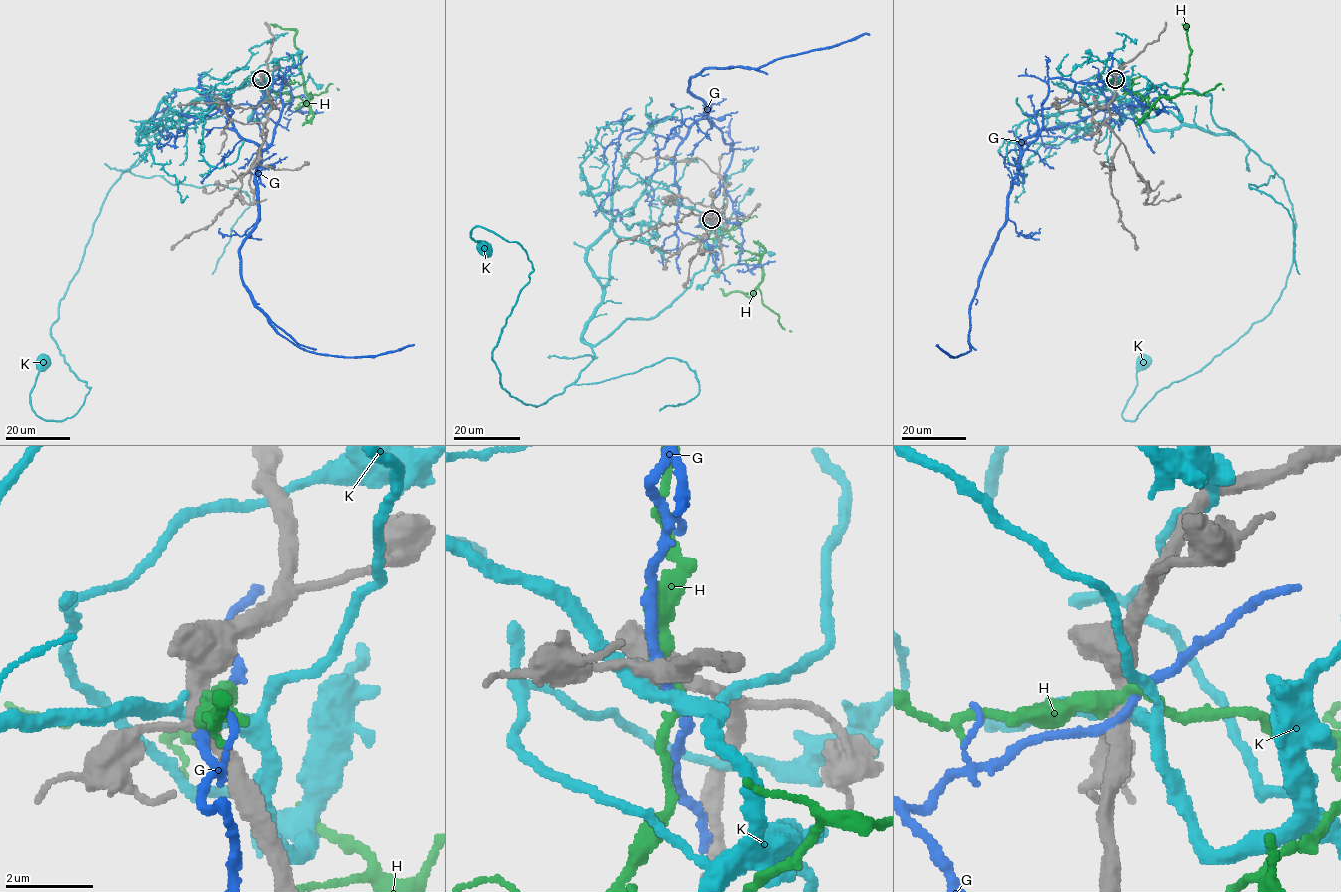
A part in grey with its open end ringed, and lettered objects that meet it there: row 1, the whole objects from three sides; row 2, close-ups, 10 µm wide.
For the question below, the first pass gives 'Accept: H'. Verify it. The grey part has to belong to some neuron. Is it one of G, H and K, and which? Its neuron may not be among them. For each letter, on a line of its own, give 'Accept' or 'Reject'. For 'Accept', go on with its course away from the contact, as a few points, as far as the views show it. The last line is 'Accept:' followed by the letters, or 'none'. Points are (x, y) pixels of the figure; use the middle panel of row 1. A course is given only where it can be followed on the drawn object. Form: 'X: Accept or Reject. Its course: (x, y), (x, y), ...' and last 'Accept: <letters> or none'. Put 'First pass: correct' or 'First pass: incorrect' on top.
First pass: correct
G: Reject
H: Accept. Its course: (711, 219), (709, 238), (726, 231), (744, 250), (760, 257), (762, 281), (751, 297), (719, 288)
K: Reject
Accept: H

